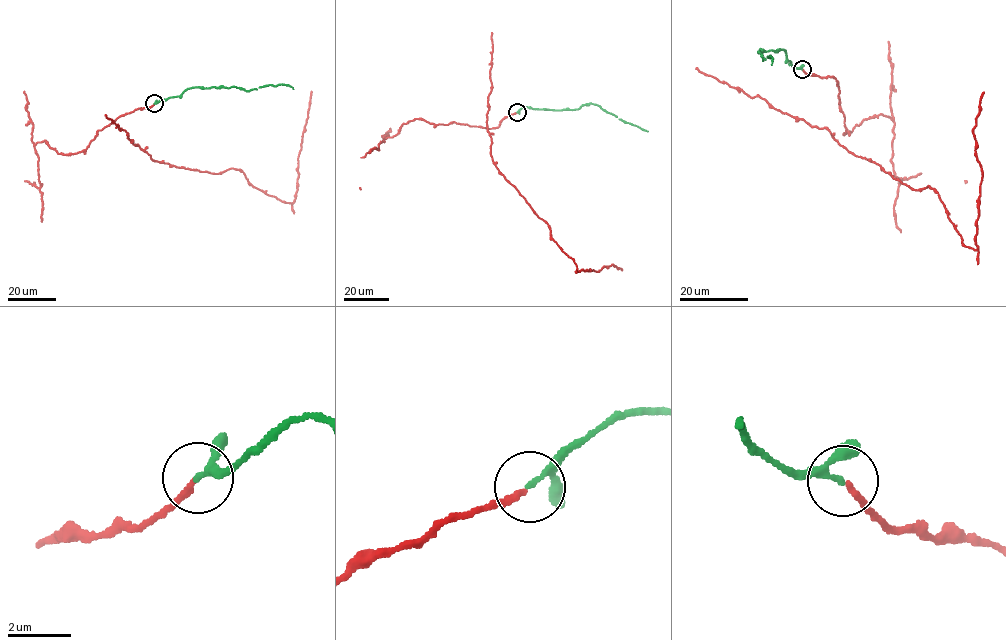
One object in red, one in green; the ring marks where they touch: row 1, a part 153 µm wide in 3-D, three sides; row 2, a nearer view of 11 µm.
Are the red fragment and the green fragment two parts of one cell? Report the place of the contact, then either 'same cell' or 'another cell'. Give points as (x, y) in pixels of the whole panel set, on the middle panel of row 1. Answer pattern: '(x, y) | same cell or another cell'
(517, 112) | same cell

